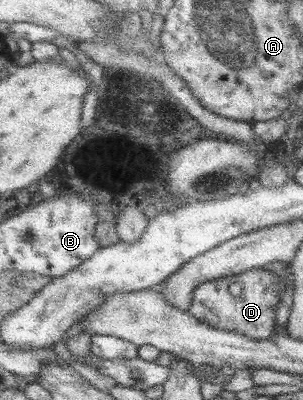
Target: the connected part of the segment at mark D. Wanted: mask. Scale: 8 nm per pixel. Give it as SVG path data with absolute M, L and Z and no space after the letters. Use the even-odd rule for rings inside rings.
M248 270L238 276L202 282L193 294L193 302L188 313L200 322L221 330L232 330L252 339L270 339L278 332L276 312L281 298L281 283L279 277L270 270ZM234 281L240 281L240 289L230 291L227 287Z

